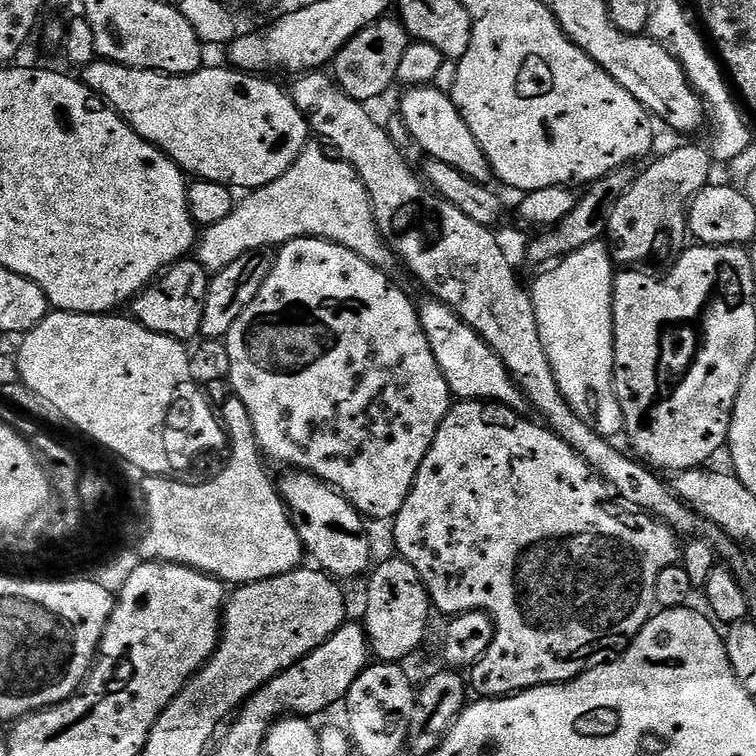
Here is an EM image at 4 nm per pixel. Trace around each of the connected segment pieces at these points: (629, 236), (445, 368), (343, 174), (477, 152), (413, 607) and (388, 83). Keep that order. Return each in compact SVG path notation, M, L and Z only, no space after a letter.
M684 144L681 148L658 157L644 173L640 172L630 188L622 194L622 198L619 198L610 214L606 243L613 261L620 266L643 265L640 263L655 250L656 244L660 248L668 247L669 257L679 256L690 240L688 206L702 189L708 187L713 179L712 168L714 169L714 161L707 147L699 148L696 144Z
M427 299L418 304L420 325L426 334L426 342L430 342L434 362L438 362L438 370L442 370L442 378L446 378L446 386L452 391L453 397L460 402L483 400L503 404L514 412L527 413L530 408L528 400L512 381L502 358L494 354L490 345L471 326L462 322L453 308L446 306L441 300Z
M316 142L309 143L294 162L294 166L290 166L290 170L282 174L282 178L278 178L273 184L251 189L245 195L248 197L241 204L239 201L232 212L222 218L222 222L214 222L214 226L199 233L194 256L201 266L207 268L209 273L215 274L230 266L230 262L238 262L238 258L242 258L247 252L268 250L273 247L271 244L283 246L302 236L314 236L318 240L329 240L338 246L346 246L346 250L354 250L358 258L370 262L375 268L391 269L394 253L384 243L384 237L376 228L376 219L372 213L372 203L366 194L366 186L362 186L358 174L345 160L332 154L327 156L319 146L321 147Z
M440 86L409 88L403 94L405 96L400 100L400 116L413 142L425 152L423 155L438 162L446 162L446 166L454 166L454 170L466 174L466 178L474 182L488 184L493 179L490 162L482 146L478 146L478 138L470 134L470 126L466 126L451 95L445 89L443 92Z
M393 558L378 564L370 572L372 581L368 584L368 605L362 617L364 633L368 636L371 655L377 661L404 662L428 632L428 615L434 612L432 598L418 570L414 570L410 562Z
M399 19L376 20L358 34L354 34L354 38L346 42L346 46L342 46L339 54L332 59L331 75L347 96L357 100L359 104L367 105L368 100L376 100L394 88L398 65L402 63L402 57L406 54L409 43L408 31Z

